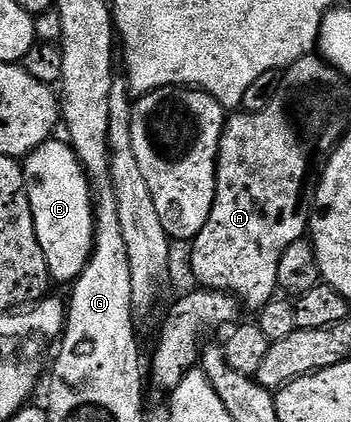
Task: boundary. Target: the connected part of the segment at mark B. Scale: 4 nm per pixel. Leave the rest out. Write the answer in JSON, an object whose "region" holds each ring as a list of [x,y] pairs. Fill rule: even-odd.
{"region":[[[51,140],[43,146],[36,147],[26,155],[22,171],[26,177],[28,204],[32,208],[32,220],[36,224],[36,240],[40,240],[40,248],[44,252],[44,260],[48,260],[48,272],[55,283],[73,283],[81,276],[84,268],[90,263],[90,253],[93,250],[93,199],[89,179],[82,168],[81,162],[74,155],[74,149],[69,141]]]}

